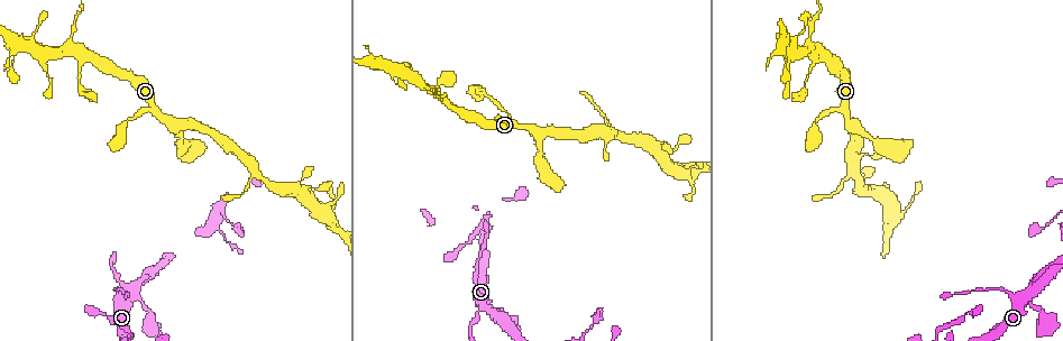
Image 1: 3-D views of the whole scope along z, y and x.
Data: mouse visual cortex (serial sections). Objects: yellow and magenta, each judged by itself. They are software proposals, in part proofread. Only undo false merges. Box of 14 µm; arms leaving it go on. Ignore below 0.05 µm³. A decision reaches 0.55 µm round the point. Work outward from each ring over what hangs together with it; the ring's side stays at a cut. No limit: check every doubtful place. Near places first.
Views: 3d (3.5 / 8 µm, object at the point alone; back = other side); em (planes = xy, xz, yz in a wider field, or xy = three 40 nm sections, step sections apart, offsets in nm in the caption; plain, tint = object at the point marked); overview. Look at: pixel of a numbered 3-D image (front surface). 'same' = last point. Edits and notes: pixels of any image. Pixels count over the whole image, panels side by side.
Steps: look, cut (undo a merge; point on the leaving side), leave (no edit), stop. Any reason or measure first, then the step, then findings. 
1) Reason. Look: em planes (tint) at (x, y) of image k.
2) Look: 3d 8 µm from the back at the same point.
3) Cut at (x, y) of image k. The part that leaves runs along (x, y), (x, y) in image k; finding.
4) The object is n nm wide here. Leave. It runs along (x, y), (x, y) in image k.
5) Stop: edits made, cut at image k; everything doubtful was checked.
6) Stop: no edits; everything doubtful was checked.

Look: 3d 3.5 µm at (817, 53) of image 1.

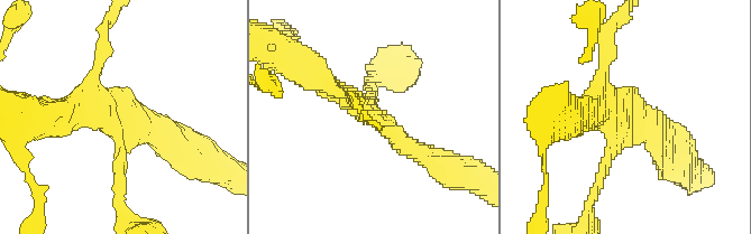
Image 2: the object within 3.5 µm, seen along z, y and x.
4 arms meet here; the arms are 150, 250, 300, 300 nm wide. Look: em xy step 2 (plain) at (376, 118) of image 2.

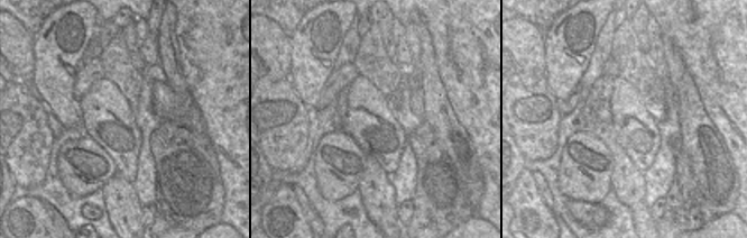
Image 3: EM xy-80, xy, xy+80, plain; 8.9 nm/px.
Look: em xy step 2 (tint) at the same point.

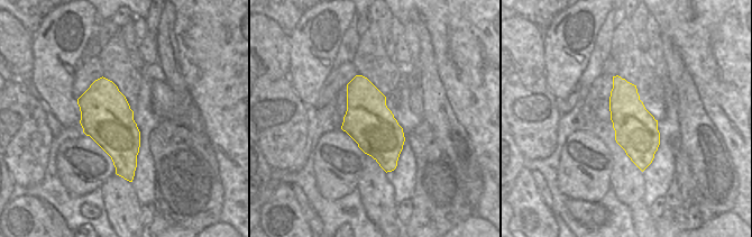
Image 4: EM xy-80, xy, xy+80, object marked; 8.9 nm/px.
Leave. It runs along (433, 158), (312, 74) in image 2; one cell here.

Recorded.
Arms part here. Look: 3d 3.5 µm at (487, 307) of image 1.

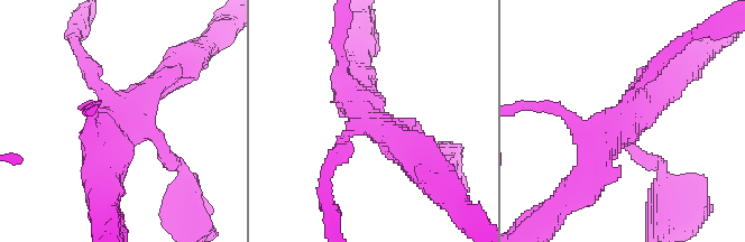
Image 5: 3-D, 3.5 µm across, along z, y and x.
Now the EM. Look: em xy step 5 (tint) at (125, 115) of image 5.

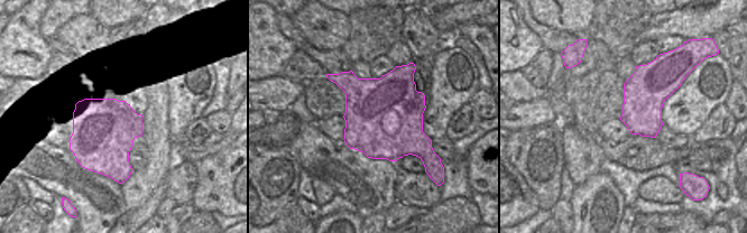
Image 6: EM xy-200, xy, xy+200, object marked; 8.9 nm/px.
The object is 700 nm wide here. Leave. It runs along (595, 170), (603, 139), (672, 74) in image 5; all the same cell.

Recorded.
Calibre changes. Look: 3d 3.5 µm from the back at (477, 283) of image 1.

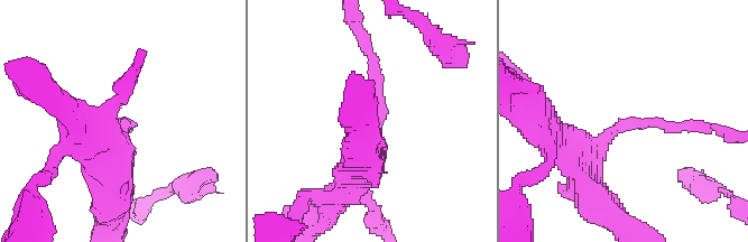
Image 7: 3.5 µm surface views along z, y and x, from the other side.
The arms are 150, 450 nm wide; now the EM. Look: em xy step 5 (tint) at (615, 129) of image 7.

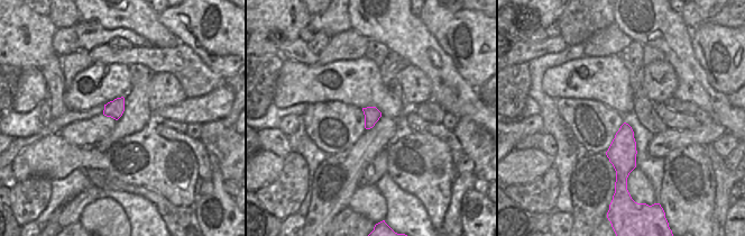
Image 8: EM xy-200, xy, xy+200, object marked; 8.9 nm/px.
Leave. It runs along (587, 189), (581, 166), (618, 124), (684, 128) in image 7; all the same cell.

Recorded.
Stop: no edits; everything doubtful was checked.

